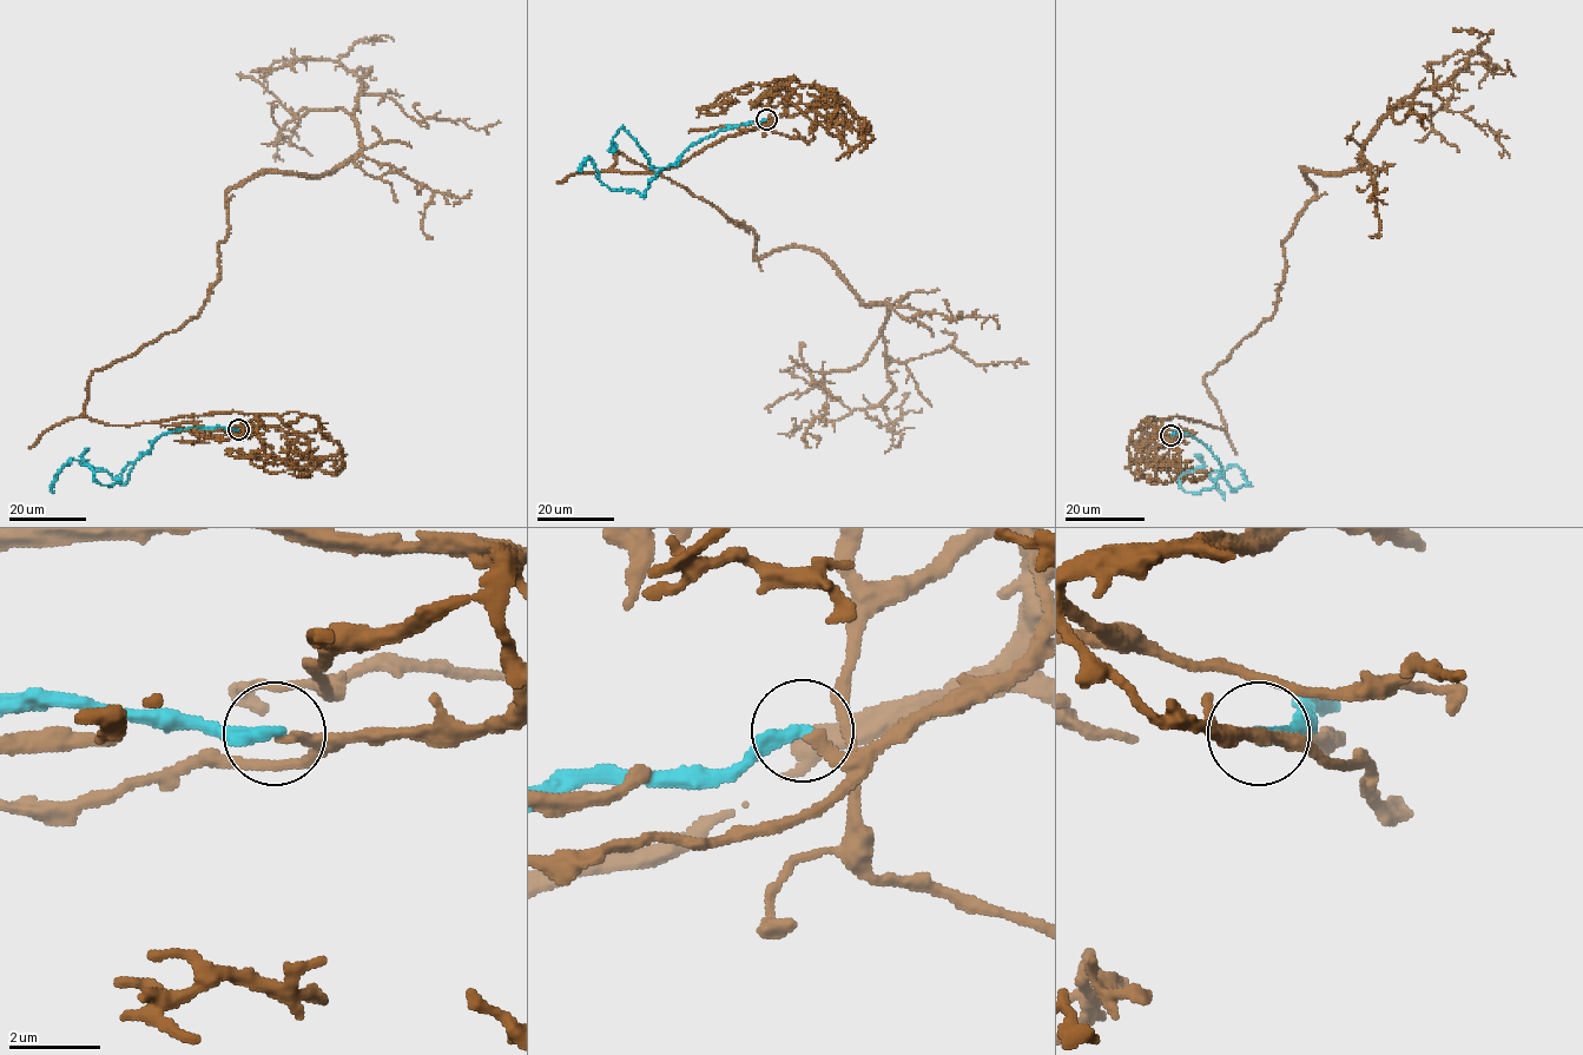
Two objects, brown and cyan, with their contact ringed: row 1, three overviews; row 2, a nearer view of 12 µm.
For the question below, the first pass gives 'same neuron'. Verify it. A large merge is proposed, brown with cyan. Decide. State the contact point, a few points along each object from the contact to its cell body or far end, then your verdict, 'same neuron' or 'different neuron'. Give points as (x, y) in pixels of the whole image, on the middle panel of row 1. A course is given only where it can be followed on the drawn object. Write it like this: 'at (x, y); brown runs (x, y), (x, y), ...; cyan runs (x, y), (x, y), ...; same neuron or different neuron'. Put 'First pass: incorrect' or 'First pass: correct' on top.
First pass: incorrect
at (766, 119); brown runs (766, 118), (785, 101), (612, 167), (889, 308), (892, 390), (791, 420); cyan runs (765, 118), (720, 130), (693, 144), (678, 162), (660, 170), (642, 195), (602, 184), (589, 157), (581, 171); different neuron

